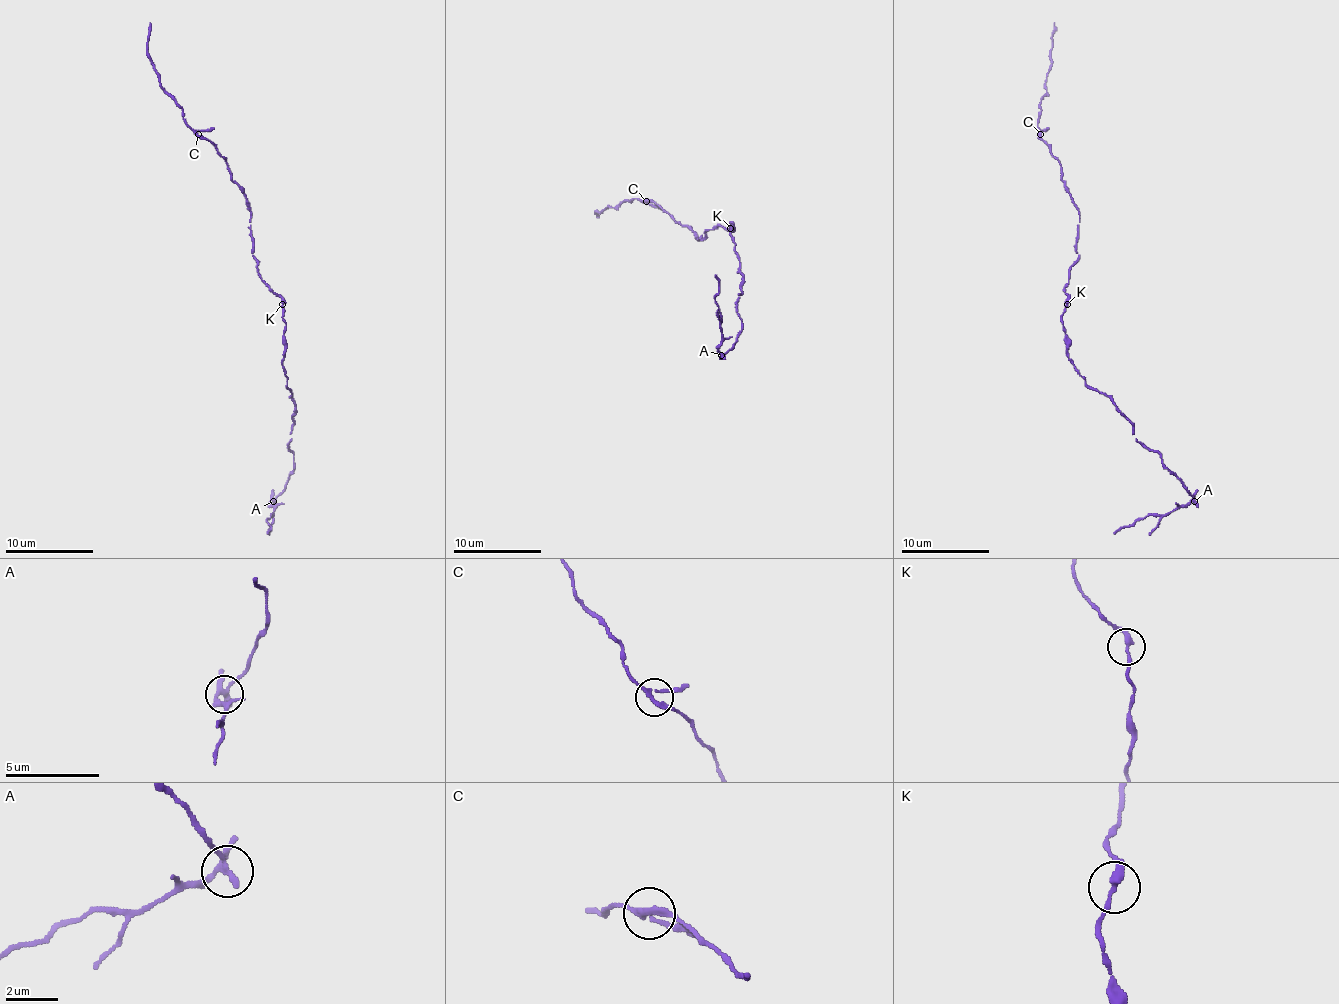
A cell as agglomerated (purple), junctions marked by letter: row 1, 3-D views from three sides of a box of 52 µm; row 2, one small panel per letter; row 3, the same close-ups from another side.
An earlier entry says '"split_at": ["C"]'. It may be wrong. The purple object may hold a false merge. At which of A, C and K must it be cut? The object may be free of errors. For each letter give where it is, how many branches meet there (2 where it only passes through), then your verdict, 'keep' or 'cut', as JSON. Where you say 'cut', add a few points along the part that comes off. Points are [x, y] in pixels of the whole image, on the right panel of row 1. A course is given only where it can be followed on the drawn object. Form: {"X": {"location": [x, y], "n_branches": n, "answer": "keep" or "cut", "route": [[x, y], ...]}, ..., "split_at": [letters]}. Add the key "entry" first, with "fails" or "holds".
{"entry": "fails", "A": {"location": [1194, 501], "n_branches": 3, "answer": "cut", "route": [[1195, 501], [1166, 514], [1151, 514], [1120, 527], [1113, 534]]}, "C": {"location": [1040, 134], "n_branches": 3, "answer": "keep"}, "K": {"location": [1067, 304], "n_branches": 2, "answer": "keep"}, "split_at": ["A"]}

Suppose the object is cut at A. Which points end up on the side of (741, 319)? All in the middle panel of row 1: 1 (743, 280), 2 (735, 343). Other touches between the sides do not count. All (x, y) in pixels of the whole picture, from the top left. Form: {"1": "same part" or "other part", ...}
{"1": "same part", "2": "same part"}

